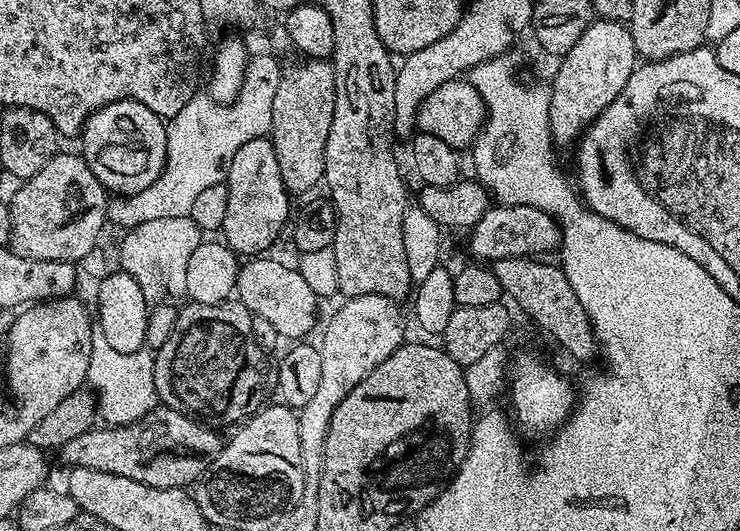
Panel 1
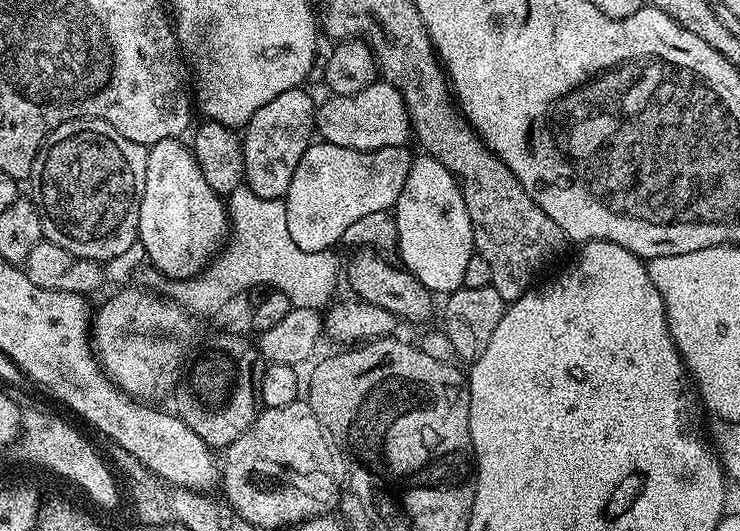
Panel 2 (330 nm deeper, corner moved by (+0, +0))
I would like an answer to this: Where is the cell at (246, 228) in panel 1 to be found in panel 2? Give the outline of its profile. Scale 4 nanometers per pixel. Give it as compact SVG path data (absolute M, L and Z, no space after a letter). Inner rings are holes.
M303 87L286 90L271 102L266 102L243 129L244 184L258 198L278 200L290 190L290 178L302 158L302 154L314 140L314 103L304 93Z

